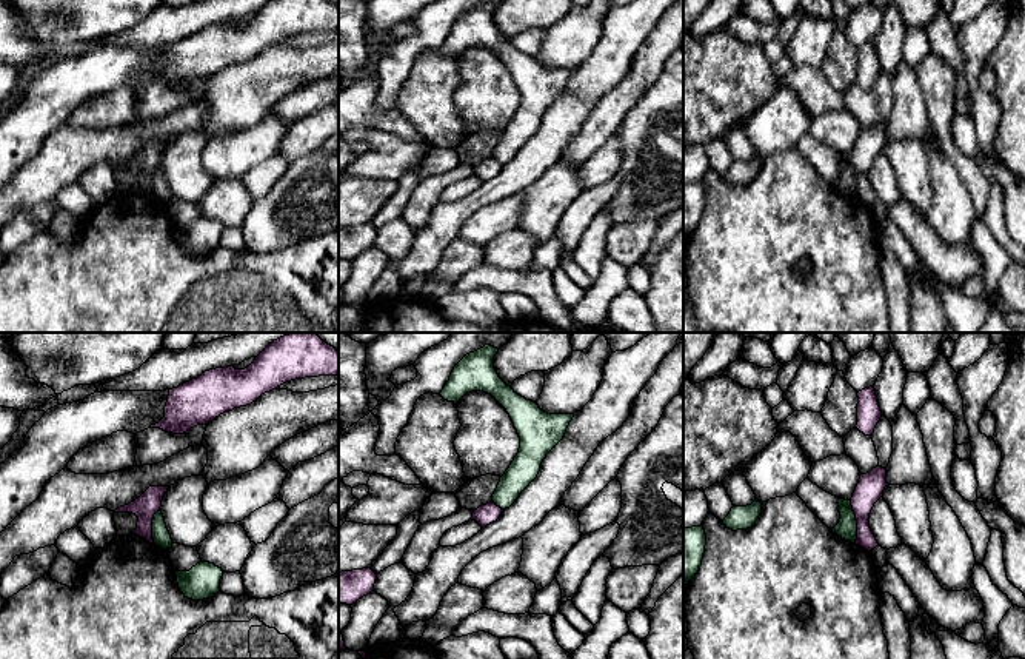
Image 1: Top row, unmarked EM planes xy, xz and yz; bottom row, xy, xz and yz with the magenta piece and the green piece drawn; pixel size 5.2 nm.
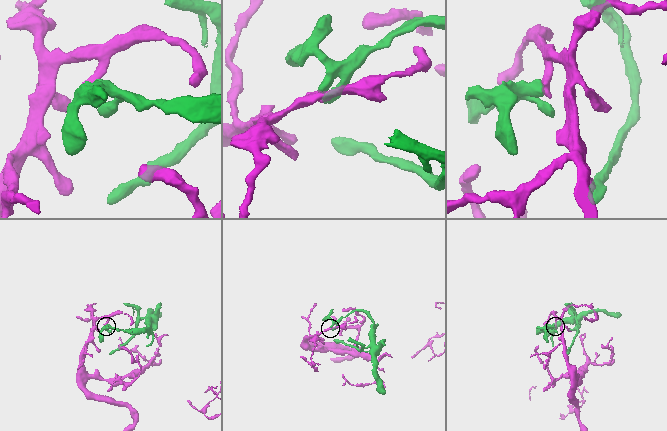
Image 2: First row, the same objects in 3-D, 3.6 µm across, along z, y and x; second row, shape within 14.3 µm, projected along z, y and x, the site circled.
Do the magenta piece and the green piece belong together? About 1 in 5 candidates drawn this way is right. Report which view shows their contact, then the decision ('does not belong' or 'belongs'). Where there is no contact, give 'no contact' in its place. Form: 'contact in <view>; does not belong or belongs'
contact in yz; does not belong

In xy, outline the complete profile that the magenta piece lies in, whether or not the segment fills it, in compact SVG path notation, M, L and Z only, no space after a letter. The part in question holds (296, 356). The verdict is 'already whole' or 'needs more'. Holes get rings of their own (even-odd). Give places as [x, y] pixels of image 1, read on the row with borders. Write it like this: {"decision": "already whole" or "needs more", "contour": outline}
{"decision": "already whole", "contour": "M317 333L283 336L245 370L209 370L169 390L165 417L151 428L183 434L226 411L251 405L286 382L319 376L339 376L339 351Z"}

